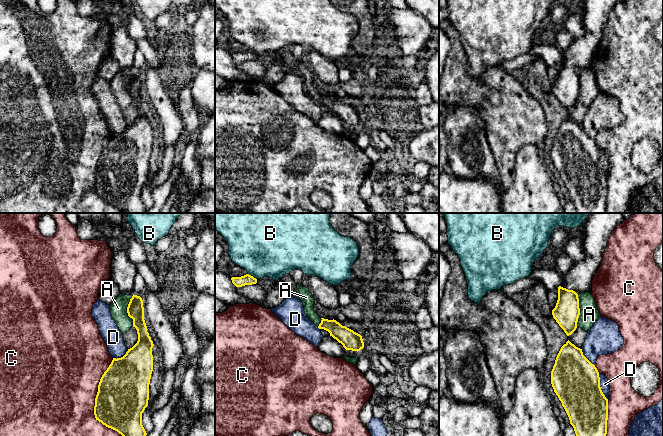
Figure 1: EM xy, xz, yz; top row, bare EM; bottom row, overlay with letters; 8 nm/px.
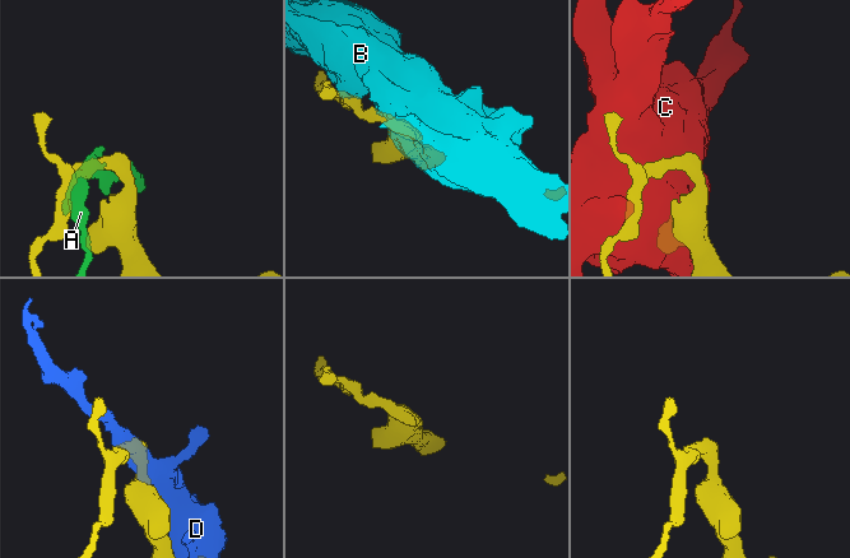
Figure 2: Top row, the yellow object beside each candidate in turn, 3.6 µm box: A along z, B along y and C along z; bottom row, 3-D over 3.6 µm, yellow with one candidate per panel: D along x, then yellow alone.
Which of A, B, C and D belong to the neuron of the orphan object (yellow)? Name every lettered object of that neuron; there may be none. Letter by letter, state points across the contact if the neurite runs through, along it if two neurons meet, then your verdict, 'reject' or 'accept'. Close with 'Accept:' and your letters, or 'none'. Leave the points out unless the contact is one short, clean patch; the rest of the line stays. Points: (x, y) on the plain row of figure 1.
A: reject
B: reject
C: reject
D: reject
Accept: none

